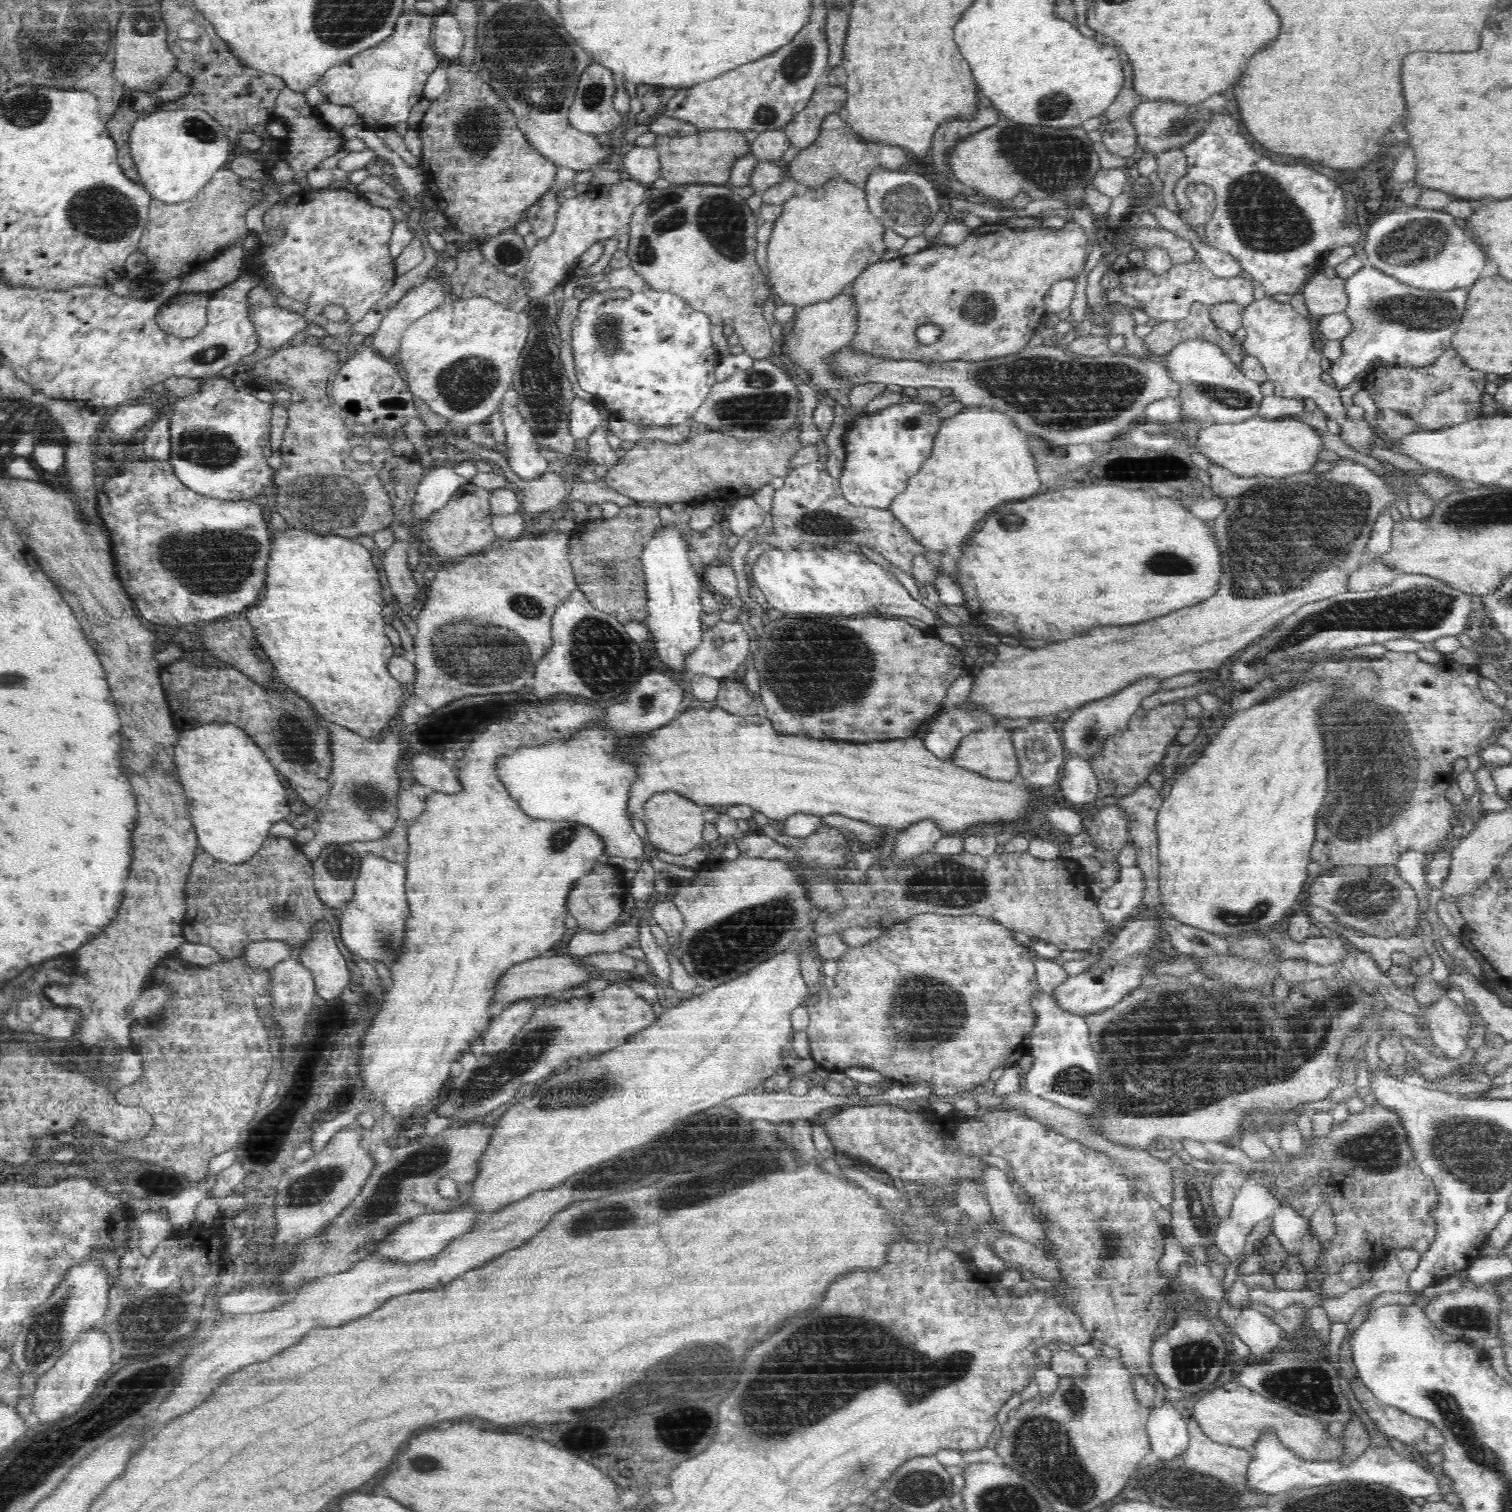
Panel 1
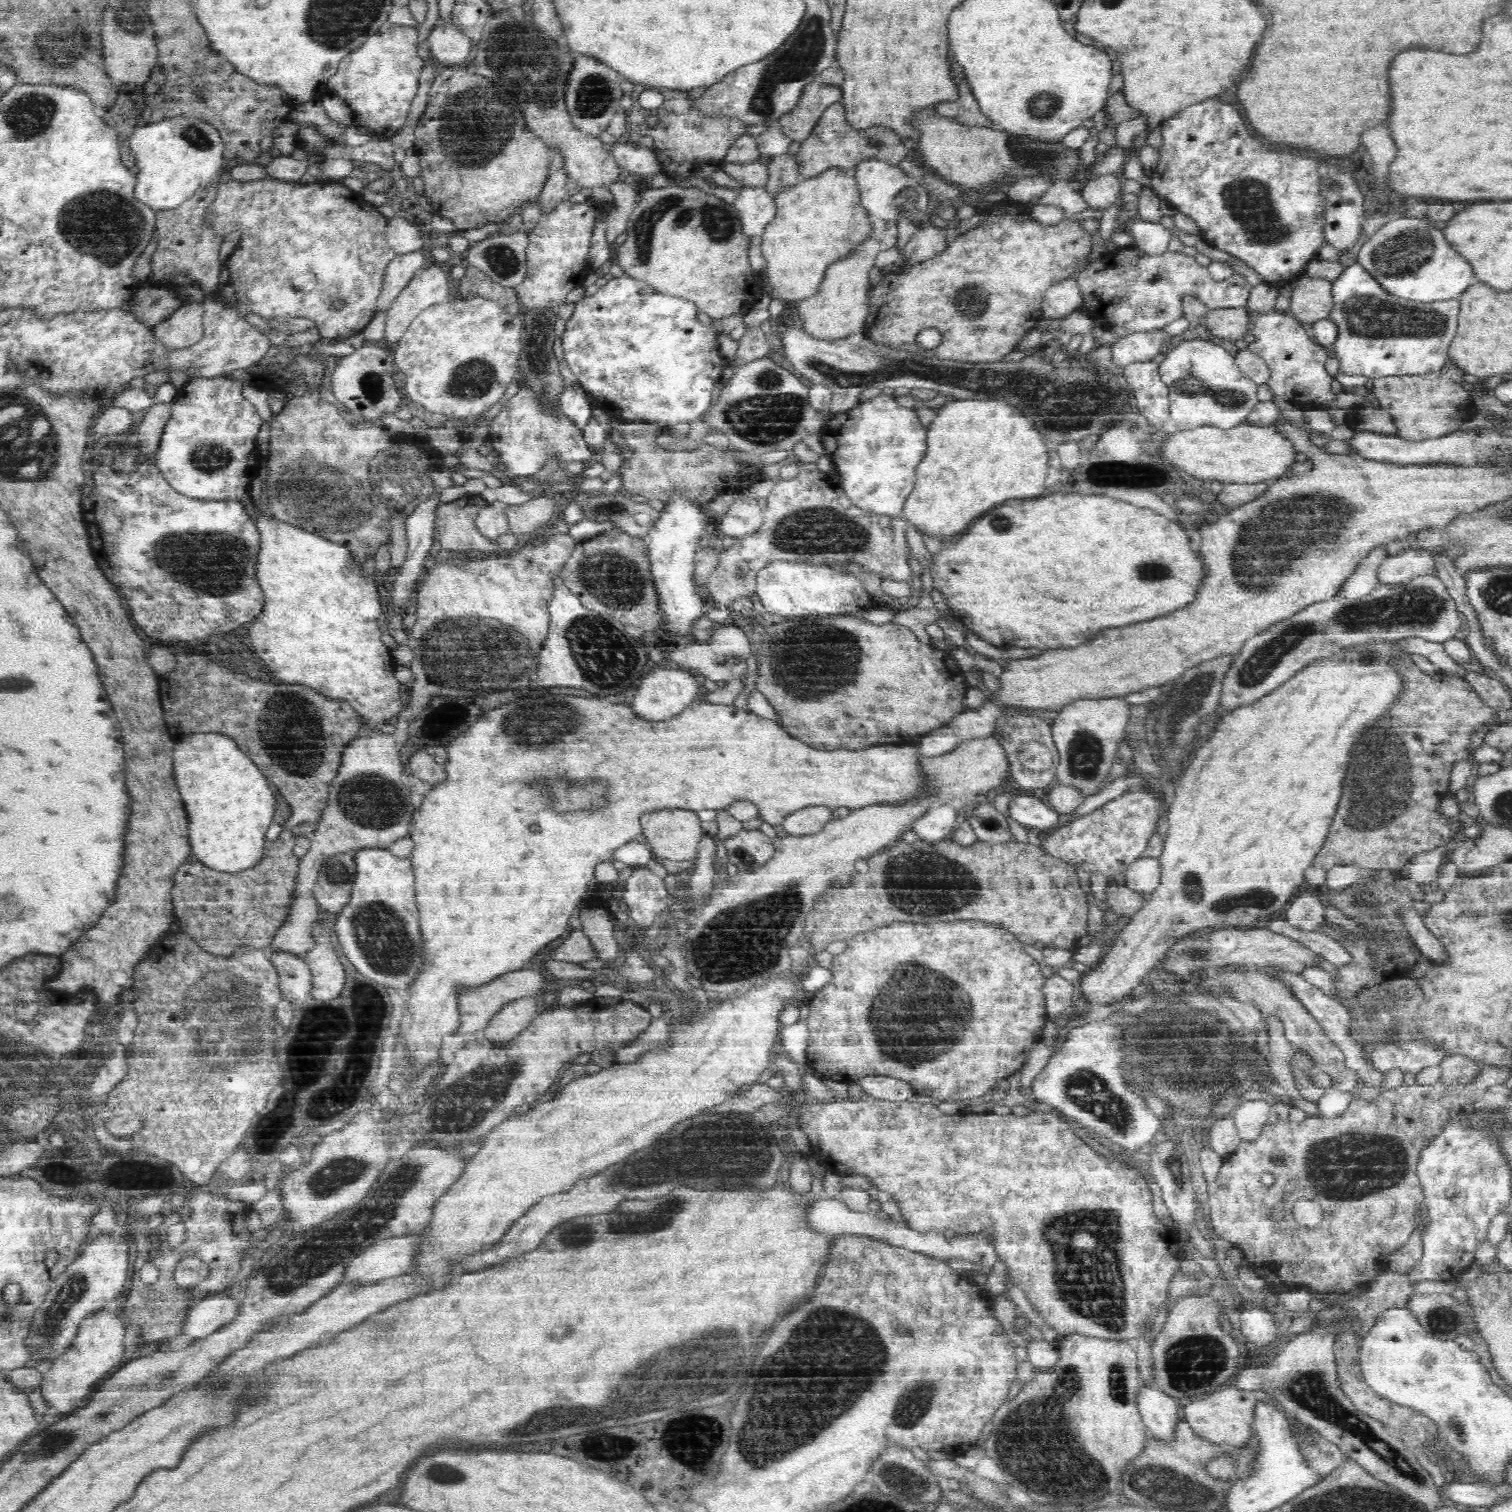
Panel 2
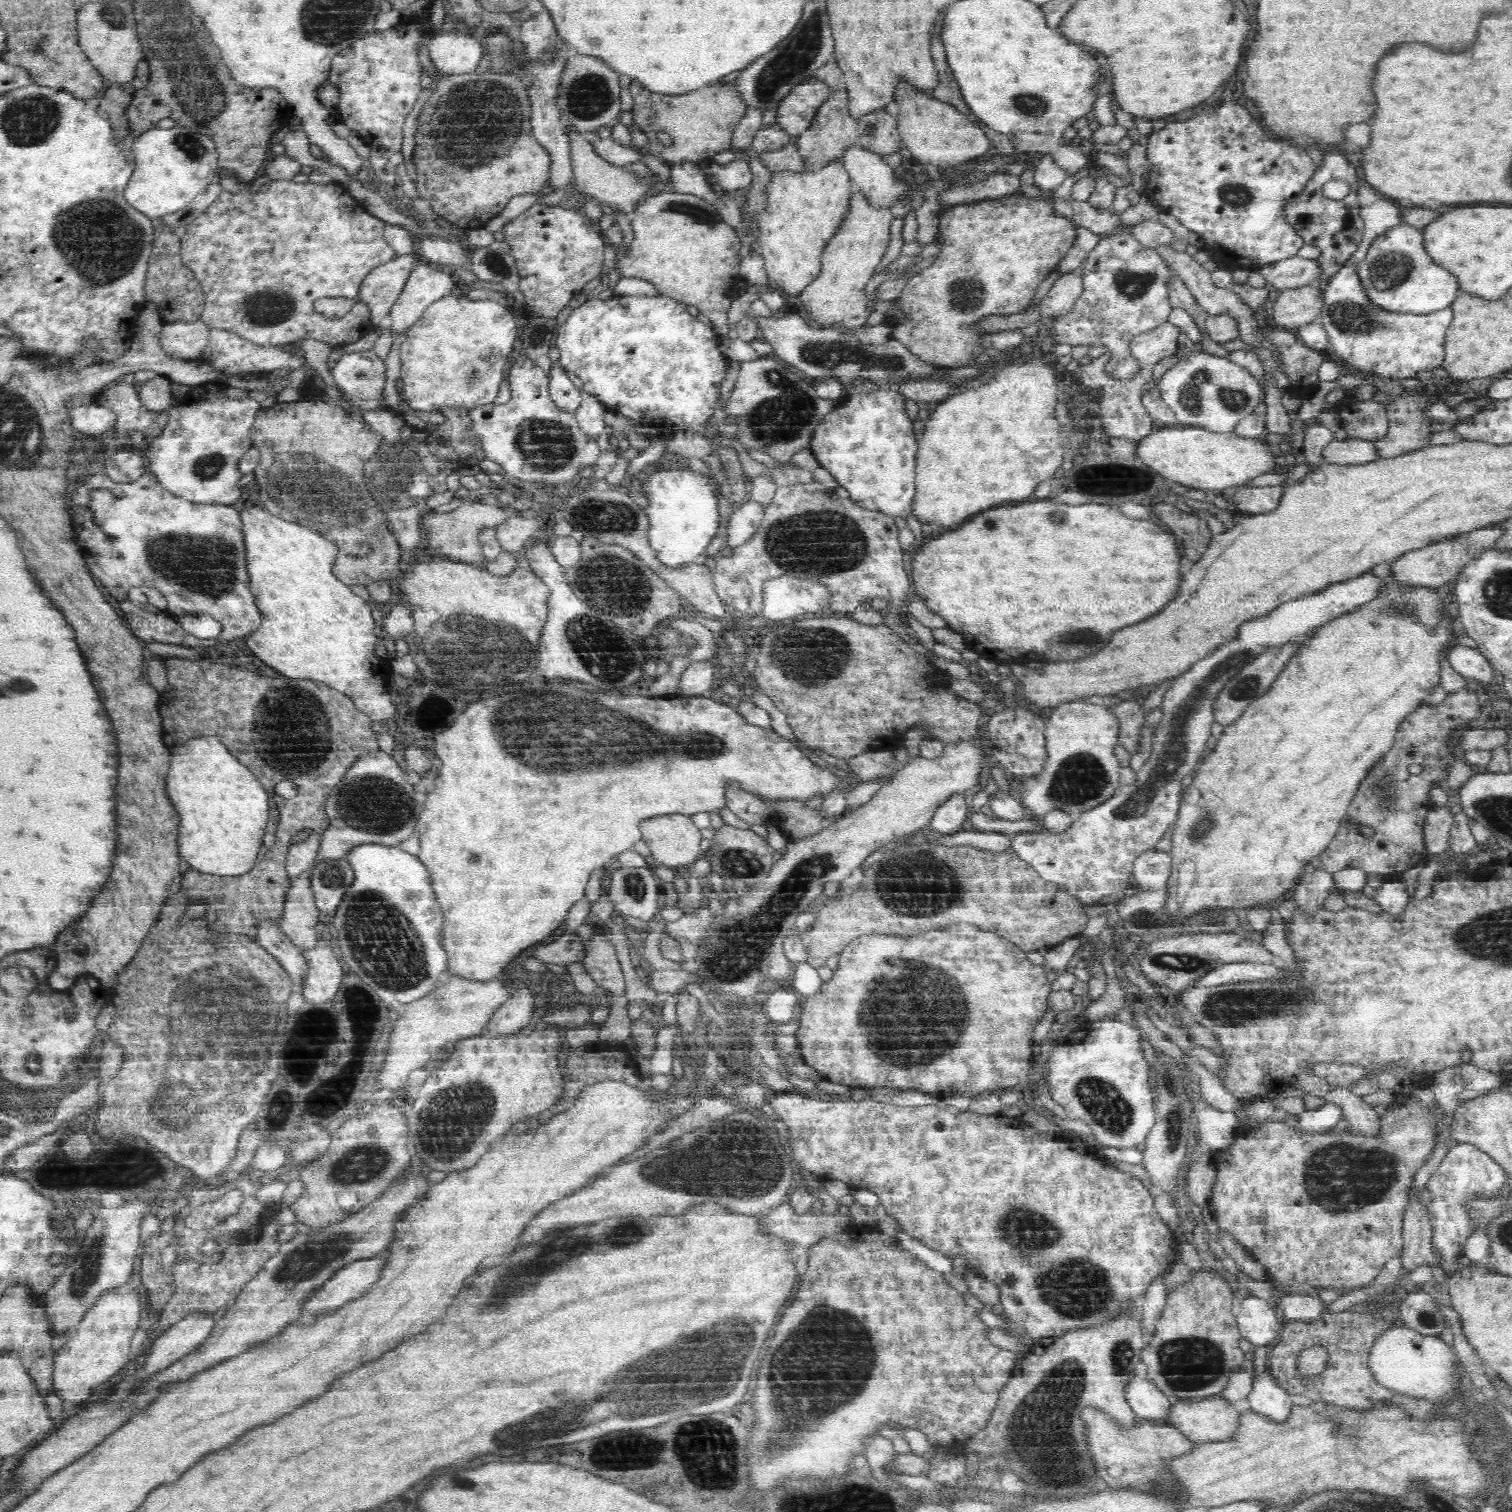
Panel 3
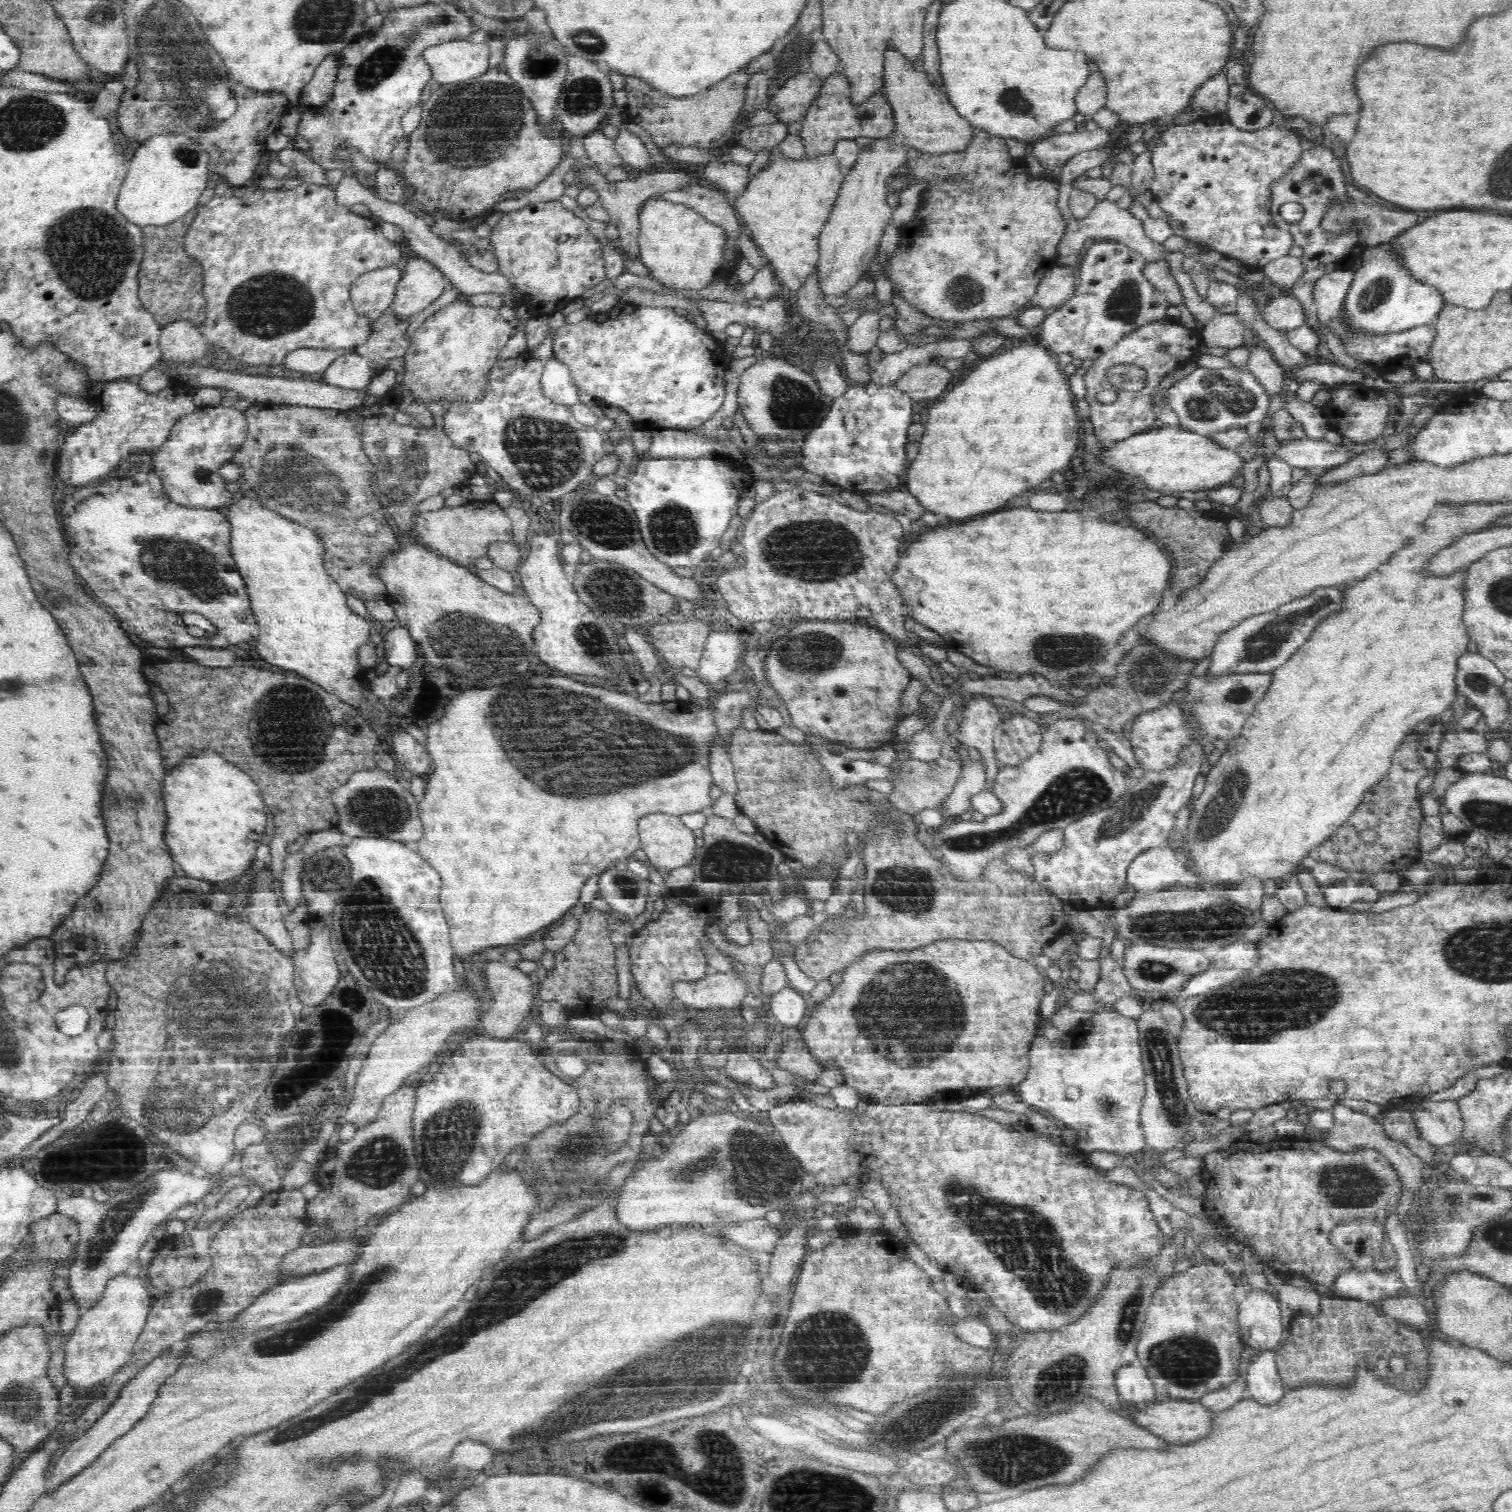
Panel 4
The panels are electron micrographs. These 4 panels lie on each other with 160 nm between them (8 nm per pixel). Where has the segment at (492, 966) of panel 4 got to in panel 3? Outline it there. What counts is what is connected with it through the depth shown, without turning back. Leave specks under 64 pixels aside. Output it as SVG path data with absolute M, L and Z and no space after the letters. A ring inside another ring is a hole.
M511 980L511 984L518 987L518 992L494 1012L485 1028L488 1035L518 1033L524 1026L528 1026L528 1022L532 1020L535 996L528 989L524 989L523 982Z

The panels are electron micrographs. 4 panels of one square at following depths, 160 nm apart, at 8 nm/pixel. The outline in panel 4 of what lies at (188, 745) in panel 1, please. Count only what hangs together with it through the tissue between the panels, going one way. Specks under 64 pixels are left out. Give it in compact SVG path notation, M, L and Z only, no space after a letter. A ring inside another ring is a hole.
M209 747L194 748L167 770L161 788L164 809L168 812L168 848L178 862L180 874L186 874L211 883L230 881L244 875L256 859L256 848L266 832L266 802L260 786L240 768L226 762L216 750Z

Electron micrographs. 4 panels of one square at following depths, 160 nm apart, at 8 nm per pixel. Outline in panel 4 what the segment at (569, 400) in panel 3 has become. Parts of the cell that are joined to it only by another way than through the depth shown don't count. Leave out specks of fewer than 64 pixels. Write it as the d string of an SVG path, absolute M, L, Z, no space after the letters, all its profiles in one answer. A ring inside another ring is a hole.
M558 359L545 362L541 385L543 393L556 404L573 407L580 403L579 387L570 376L570 369Z

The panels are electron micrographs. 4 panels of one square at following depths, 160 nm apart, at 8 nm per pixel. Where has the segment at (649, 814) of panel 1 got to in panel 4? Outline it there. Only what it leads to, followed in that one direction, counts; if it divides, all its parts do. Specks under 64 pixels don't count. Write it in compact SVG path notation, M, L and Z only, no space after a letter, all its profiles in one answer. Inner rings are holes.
M654 813L640 817L637 830L641 841L641 849L647 854L650 866L656 869L667 869L669 871L681 866L690 865L697 851L696 831L685 826L680 816L666 813Z

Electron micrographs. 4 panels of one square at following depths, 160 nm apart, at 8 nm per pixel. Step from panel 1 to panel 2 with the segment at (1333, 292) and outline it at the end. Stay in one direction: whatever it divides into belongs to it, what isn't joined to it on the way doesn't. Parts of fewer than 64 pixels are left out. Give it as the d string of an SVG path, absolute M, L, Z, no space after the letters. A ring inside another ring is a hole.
M1302 276L1291 296L1290 312L1302 324L1310 325L1331 317L1335 307L1334 284L1324 276Z

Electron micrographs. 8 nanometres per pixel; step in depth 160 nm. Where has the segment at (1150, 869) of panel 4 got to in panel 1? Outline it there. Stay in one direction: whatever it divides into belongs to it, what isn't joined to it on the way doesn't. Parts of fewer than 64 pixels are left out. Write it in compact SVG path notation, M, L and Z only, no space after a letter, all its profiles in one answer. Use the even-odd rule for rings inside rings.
M1138 867L1120 869L1116 882L1103 889L1098 899L1100 912L1106 922L1116 926L1138 911L1142 896L1140 869Z

